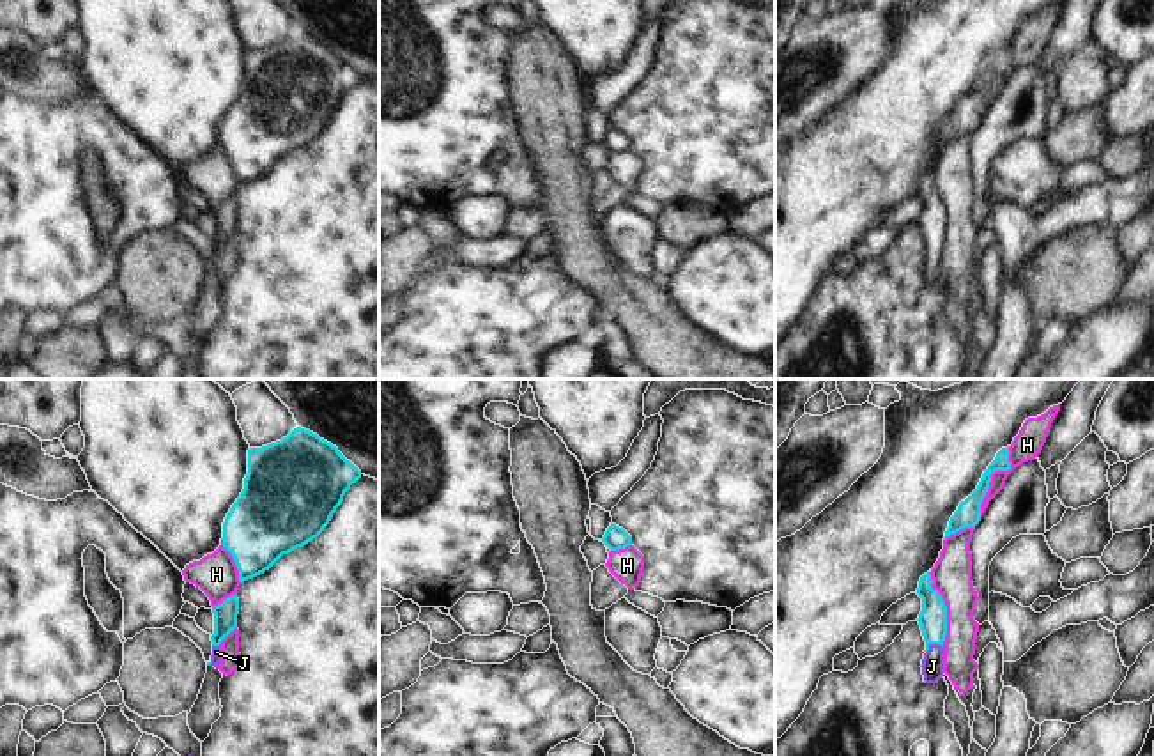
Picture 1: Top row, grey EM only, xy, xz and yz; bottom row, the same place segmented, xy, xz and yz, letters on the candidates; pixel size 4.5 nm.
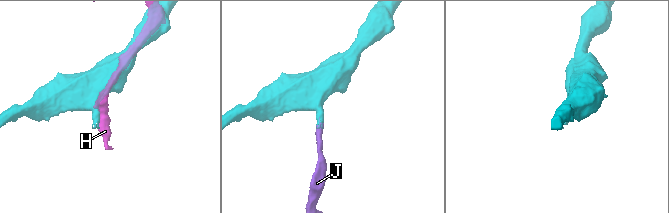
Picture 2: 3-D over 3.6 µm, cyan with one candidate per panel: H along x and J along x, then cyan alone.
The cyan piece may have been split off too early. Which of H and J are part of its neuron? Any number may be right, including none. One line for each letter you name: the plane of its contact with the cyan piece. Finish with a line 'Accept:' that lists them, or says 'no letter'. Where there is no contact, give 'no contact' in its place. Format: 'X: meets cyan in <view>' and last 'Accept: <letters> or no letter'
J: meets cyan in yz
Accept: J

